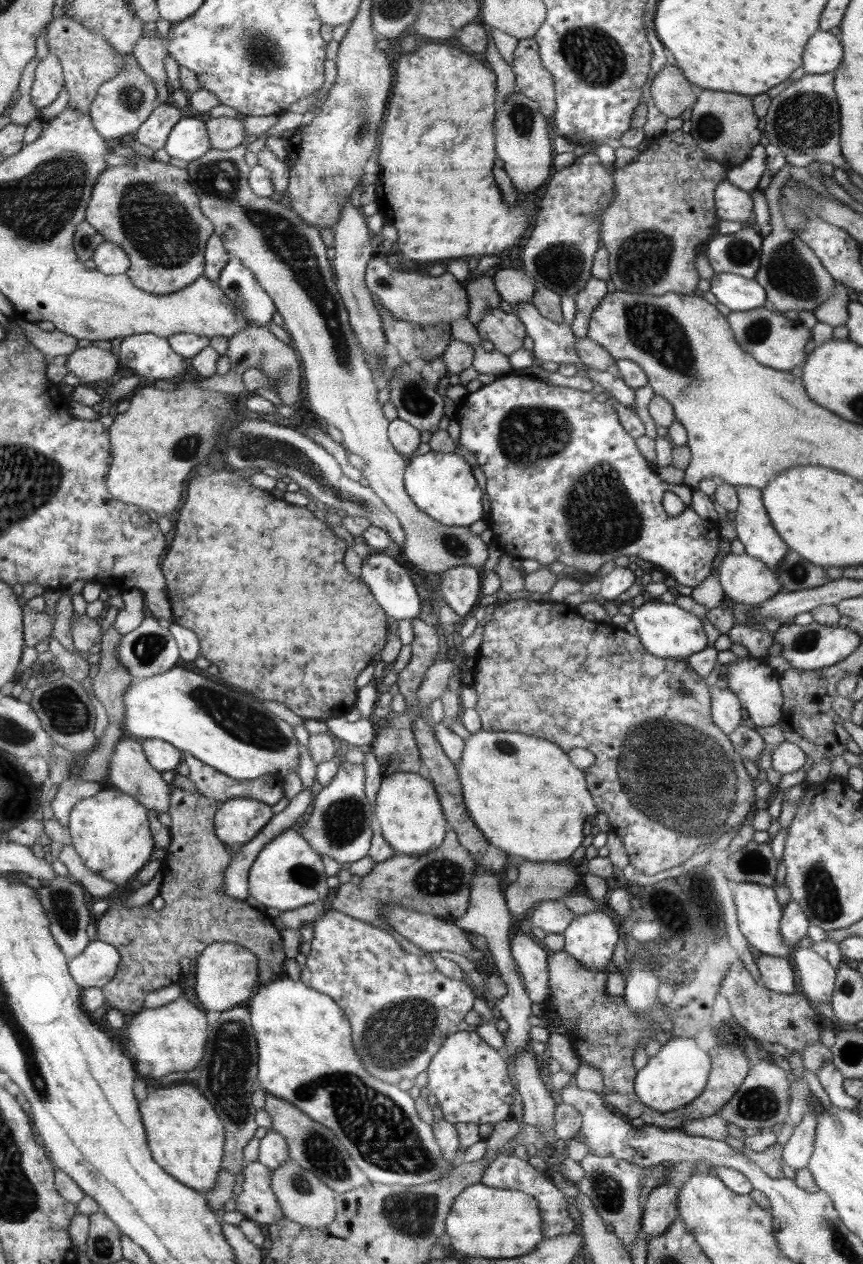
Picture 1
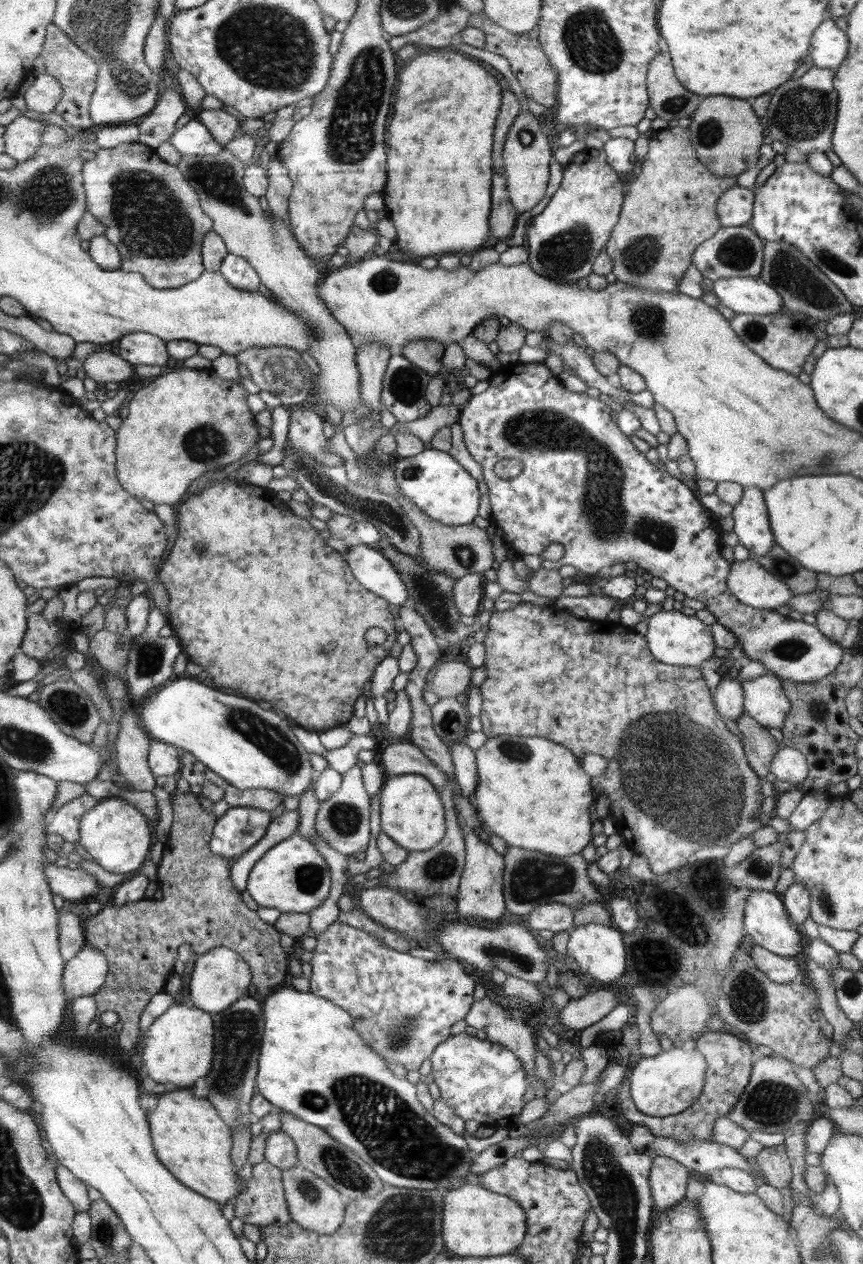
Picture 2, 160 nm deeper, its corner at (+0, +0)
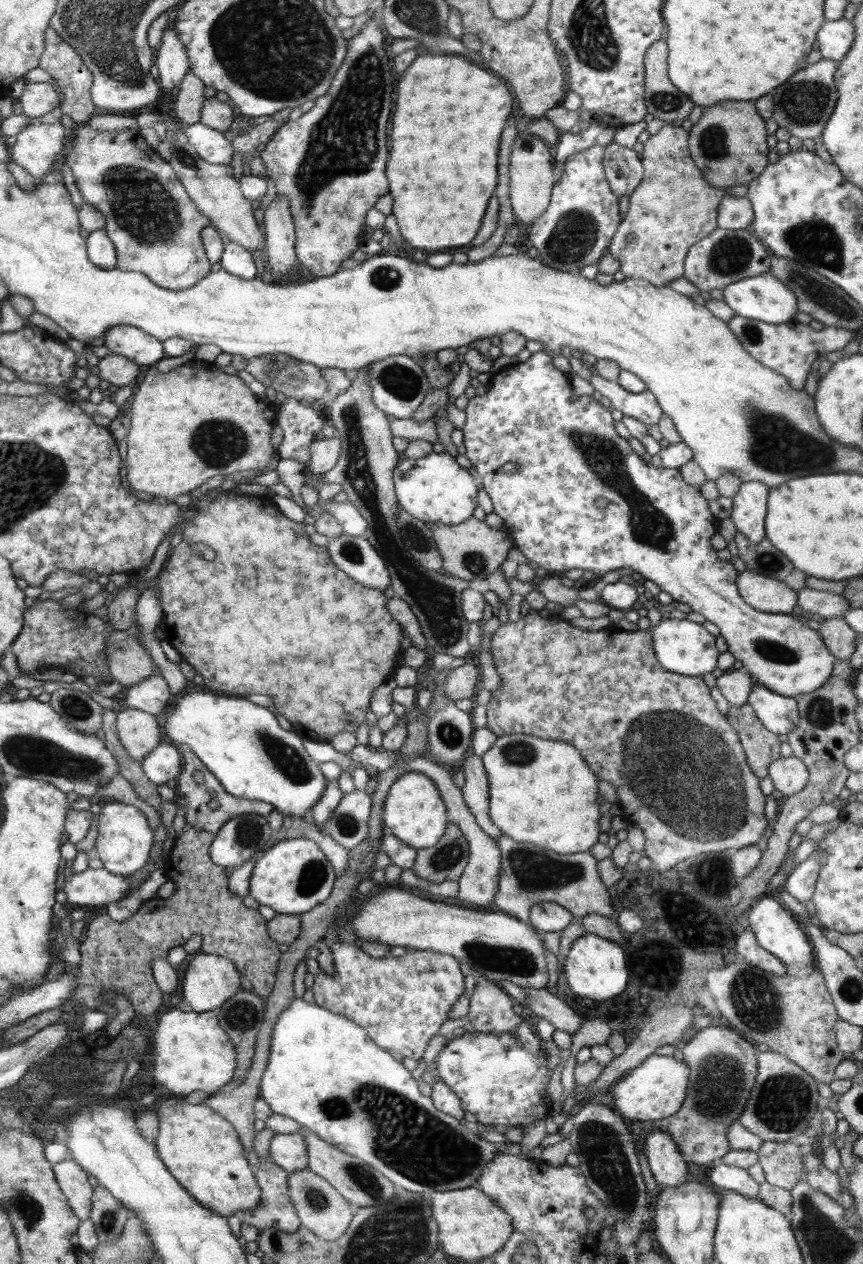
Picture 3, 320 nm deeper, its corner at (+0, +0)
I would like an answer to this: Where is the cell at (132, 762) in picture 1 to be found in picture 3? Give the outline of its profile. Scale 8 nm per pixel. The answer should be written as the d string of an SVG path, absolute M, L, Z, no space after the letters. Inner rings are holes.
M128 707L125 710L117 712L116 729L125 751L136 762L141 763L144 757L152 752L160 743L162 743L162 734L160 733L160 724L153 714L148 714L143 710Z

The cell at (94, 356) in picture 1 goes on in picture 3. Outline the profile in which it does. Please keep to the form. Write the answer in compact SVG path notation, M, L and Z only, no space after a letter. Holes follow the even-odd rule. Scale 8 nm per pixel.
M114 353L100 359L94 371L100 379L120 388L134 386L135 380L140 374L139 365L125 356Z

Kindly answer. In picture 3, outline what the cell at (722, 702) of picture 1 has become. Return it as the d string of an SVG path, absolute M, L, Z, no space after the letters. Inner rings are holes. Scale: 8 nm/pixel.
M731 669L717 676L718 690L734 706L742 706L747 703L754 682L754 678L745 670Z

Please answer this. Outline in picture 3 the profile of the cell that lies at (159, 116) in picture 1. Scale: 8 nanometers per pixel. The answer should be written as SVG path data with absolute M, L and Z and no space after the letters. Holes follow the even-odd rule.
M173 19L171 26L166 28L162 36L160 46L155 51L154 63L159 68L161 96L167 98L173 94L174 88L179 86L190 68L186 49L176 36Z

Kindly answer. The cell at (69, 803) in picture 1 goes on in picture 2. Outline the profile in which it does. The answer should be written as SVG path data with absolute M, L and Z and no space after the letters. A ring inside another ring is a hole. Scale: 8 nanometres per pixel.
M87 792L72 799L52 813L46 825L47 834L58 834L66 842L78 841L81 818L96 804L98 801Z

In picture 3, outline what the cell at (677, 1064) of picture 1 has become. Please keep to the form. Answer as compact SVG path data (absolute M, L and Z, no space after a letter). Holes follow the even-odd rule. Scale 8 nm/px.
M652 1053L640 1066L616 1082L613 1090L614 1106L627 1121L640 1120L646 1123L672 1116L683 1105L689 1079L690 1067L684 1060L678 1061L673 1056Z

